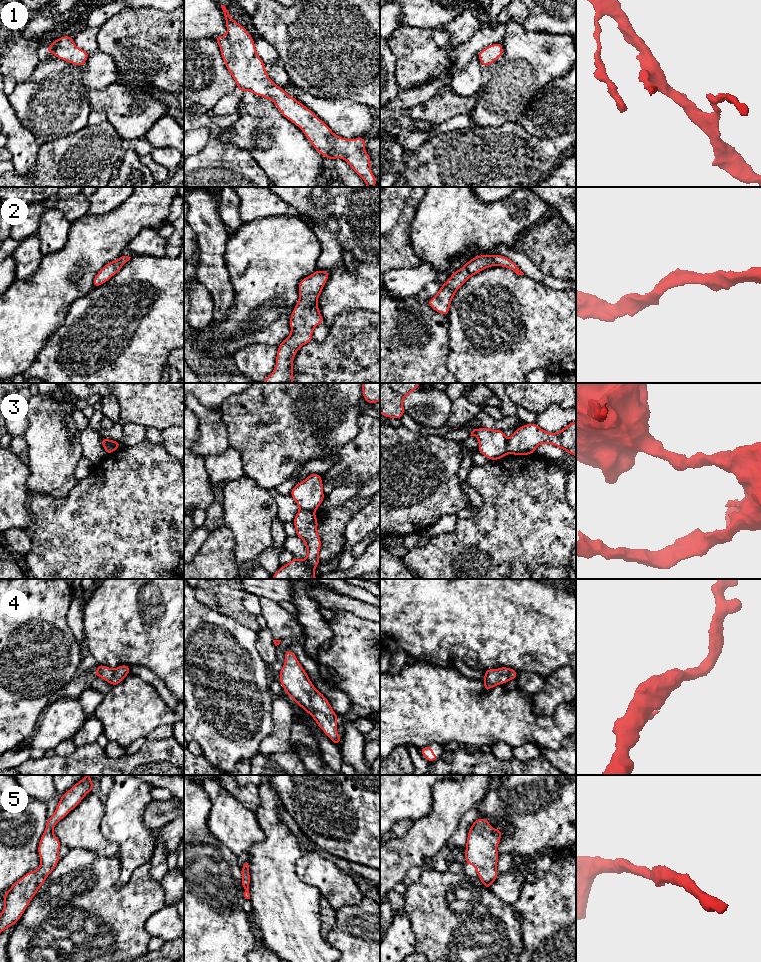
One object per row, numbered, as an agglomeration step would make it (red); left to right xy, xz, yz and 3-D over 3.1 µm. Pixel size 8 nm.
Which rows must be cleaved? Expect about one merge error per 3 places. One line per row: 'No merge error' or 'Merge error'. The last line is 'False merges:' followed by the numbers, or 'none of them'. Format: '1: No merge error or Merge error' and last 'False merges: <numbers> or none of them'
1: No merge error
2: No merge error
3: Merge error
4: No merge error
5: No merge error
False merges: 3

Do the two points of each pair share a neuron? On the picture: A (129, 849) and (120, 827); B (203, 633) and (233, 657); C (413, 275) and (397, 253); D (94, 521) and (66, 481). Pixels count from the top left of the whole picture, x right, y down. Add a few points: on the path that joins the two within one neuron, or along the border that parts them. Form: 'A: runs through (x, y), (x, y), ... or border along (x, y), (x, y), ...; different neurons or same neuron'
A: runs through (129, 844), (129, 836), (125, 832); same neuron
B: runs through (210, 640), (226, 656); same neuron
C: border along (422, 262), (413, 267), (399, 267), (390, 270); different neurons
D: border along (77, 483), (62, 499), (55, 500), (48, 495); different neurons

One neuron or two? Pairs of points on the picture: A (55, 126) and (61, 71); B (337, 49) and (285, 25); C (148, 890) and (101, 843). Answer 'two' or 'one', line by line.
A: one
B: one
C: two

